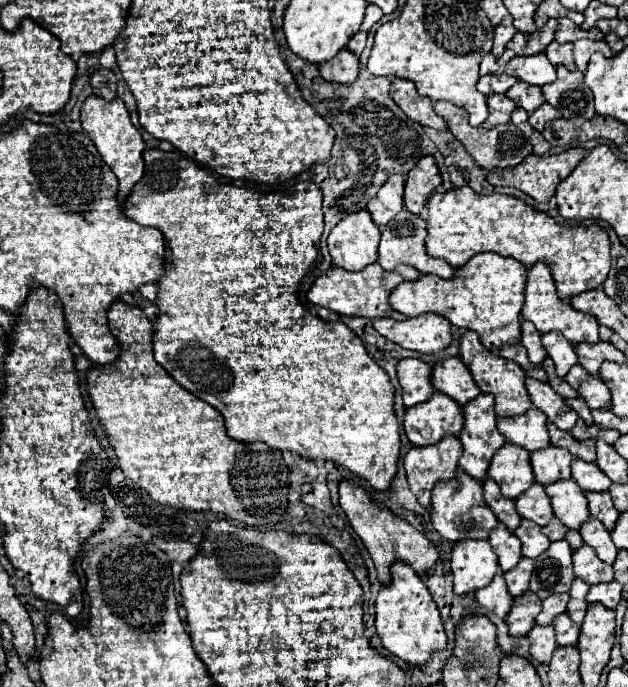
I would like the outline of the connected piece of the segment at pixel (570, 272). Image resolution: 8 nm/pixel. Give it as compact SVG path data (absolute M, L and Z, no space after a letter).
M470 186L434 192L428 198L426 250L434 258L446 260L452 268L464 266L476 252L496 252L526 266L538 260L550 266L560 298L598 288L610 270L610 240L598 226L558 224L552 216L534 210L524 200L506 194L476 194Z

